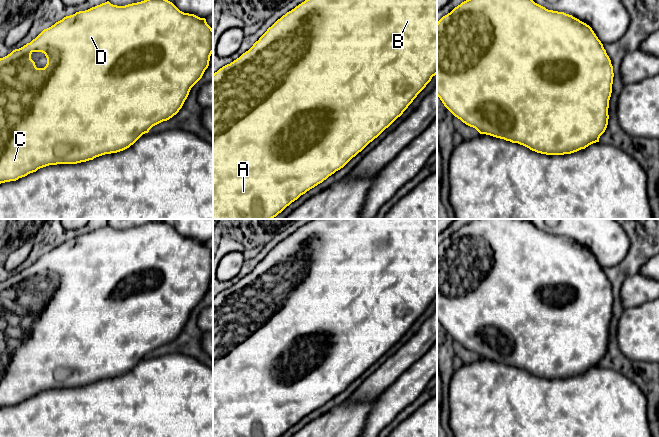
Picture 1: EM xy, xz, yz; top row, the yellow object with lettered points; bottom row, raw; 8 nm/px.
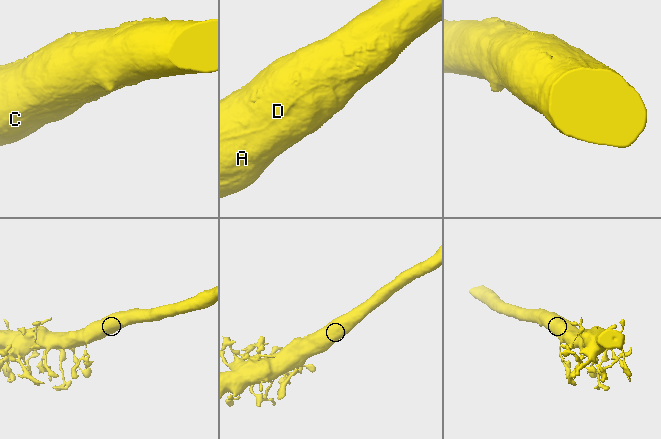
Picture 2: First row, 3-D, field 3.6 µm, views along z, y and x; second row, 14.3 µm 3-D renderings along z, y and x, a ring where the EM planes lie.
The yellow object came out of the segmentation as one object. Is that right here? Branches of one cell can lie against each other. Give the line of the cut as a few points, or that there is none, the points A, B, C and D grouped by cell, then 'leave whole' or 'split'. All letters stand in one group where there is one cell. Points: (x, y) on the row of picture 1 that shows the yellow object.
cut none; groups A B C D; leave whole

